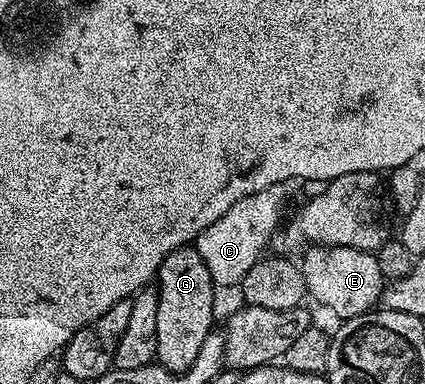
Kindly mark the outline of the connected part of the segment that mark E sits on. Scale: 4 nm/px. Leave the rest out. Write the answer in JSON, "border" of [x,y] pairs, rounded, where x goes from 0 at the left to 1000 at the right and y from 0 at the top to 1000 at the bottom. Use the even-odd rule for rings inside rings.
{"border":[[[802,638],[718,648],[725,651],[715,659],[715,680],[704,682],[704,695],[720,727],[725,773],[765,794],[786,823],[798,831],[840,826],[868,813],[896,781],[908,724],[889,706],[882,656]]]}

